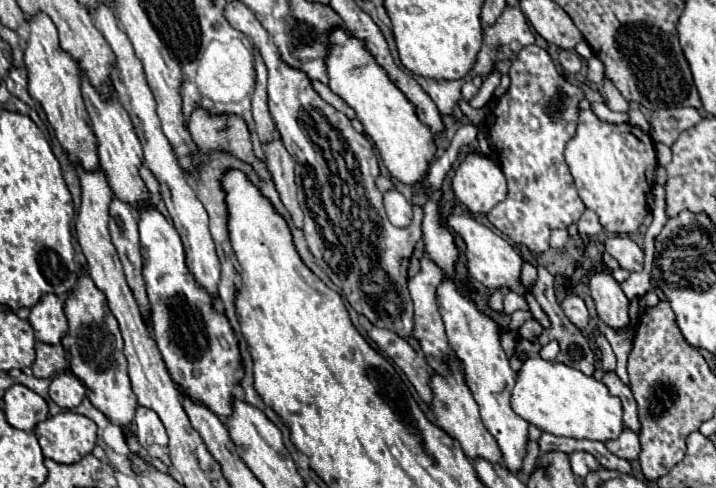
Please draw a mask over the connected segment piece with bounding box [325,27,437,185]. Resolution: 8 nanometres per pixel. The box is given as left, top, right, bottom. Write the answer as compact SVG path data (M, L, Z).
M335 27L329 33L329 43L331 47L325 57L329 89L353 107L367 137L377 145L389 177L405 185L425 185L437 145L431 129L417 117L415 105L389 79L387 71L369 53L363 39L343 27Z

